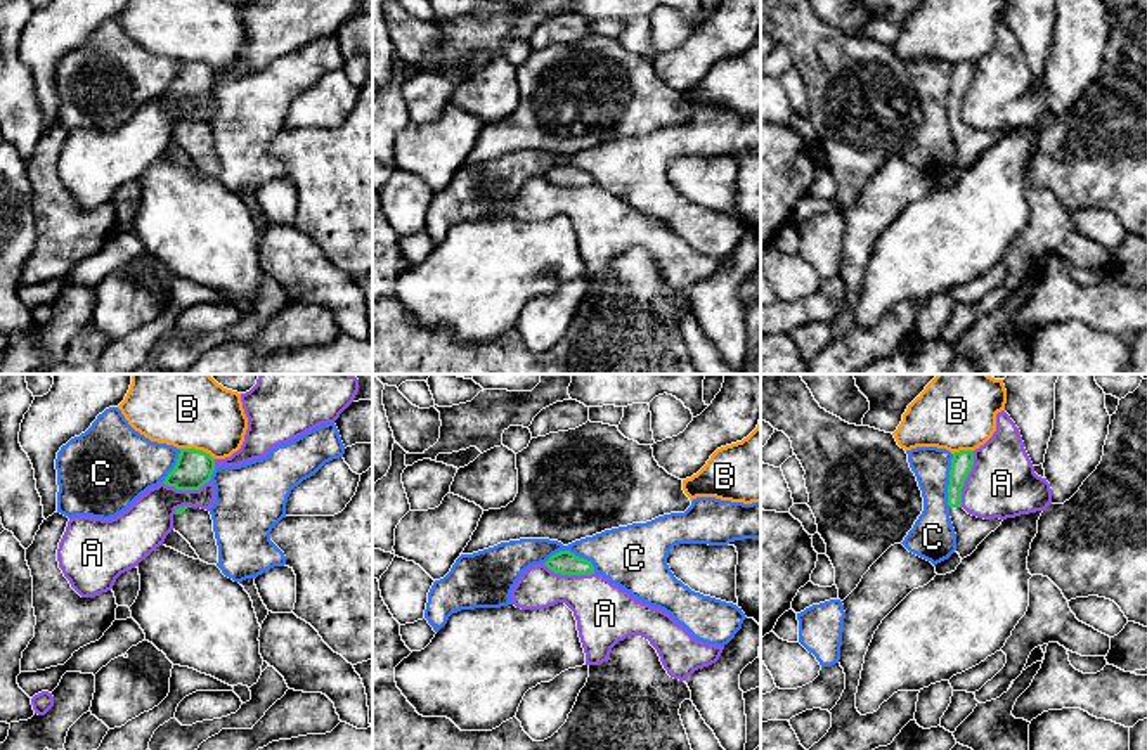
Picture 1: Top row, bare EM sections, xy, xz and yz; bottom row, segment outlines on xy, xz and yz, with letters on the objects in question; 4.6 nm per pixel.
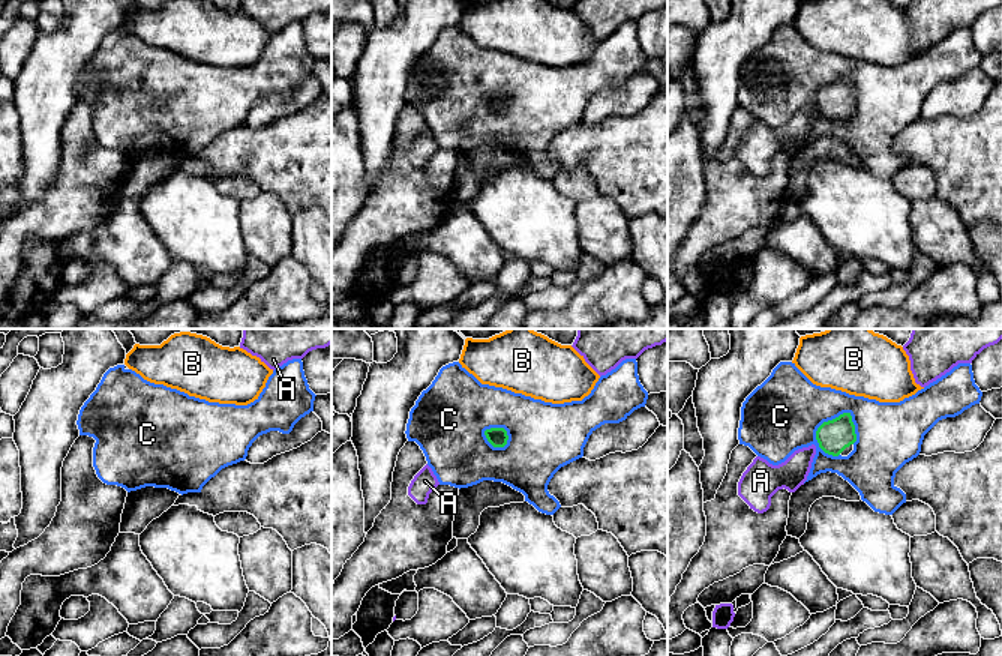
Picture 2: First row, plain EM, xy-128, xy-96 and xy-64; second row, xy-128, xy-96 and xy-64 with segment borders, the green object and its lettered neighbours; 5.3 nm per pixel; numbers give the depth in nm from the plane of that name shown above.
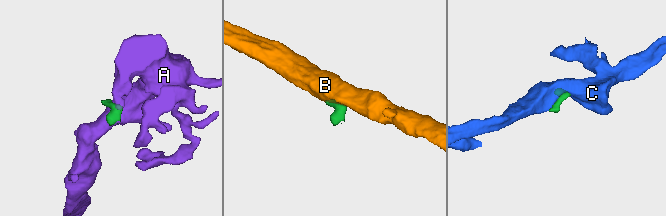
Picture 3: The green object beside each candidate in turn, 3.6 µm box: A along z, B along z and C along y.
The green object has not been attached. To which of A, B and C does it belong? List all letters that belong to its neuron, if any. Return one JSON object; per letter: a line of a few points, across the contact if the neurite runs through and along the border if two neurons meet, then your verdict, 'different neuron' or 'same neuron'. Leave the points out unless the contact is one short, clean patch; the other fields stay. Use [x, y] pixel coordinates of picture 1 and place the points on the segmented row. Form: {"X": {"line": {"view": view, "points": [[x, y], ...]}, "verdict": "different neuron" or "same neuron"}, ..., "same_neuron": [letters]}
{"A": {"verdict": "different neuron"}, "B": {"line": {"view": "xy", "points": [[181, 447], [201, 449], [213, 459]]}, "verdict": "different neuron"}, "C": {"verdict": "different neuron"}, "same_neuron": []}

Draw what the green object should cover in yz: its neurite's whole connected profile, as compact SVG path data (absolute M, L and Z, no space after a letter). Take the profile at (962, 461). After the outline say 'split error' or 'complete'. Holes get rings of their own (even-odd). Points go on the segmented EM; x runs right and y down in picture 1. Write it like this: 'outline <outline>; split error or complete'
outline M974 450L953 454L948 485L949 518L956 533L956 553L960 558L970 556L977 546L995 532L1003 520L984 520L969 514L962 508L962 488L974 466Z; split error

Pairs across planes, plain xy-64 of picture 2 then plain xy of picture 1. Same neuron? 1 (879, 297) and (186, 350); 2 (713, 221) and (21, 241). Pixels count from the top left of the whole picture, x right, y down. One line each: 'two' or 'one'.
1: one
2: two

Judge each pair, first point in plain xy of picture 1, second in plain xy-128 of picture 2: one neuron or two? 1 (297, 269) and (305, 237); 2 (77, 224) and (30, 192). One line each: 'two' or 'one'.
1: two
2: two

